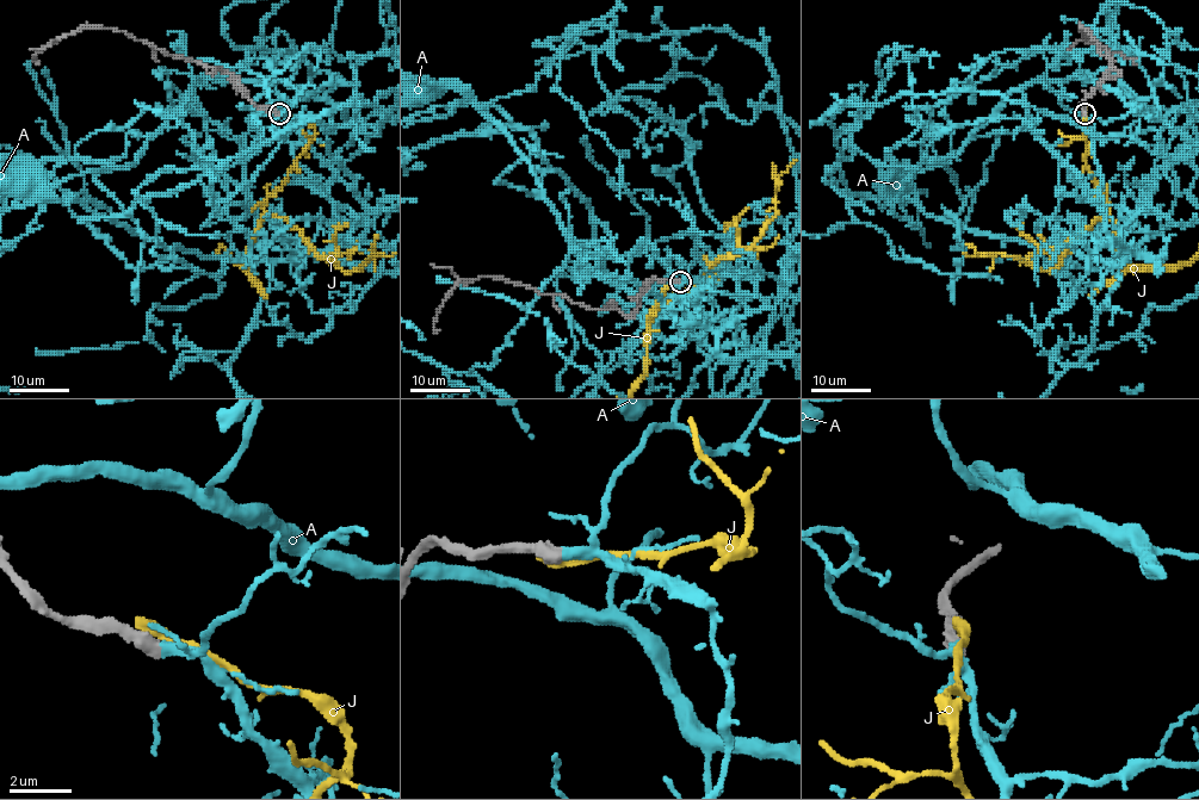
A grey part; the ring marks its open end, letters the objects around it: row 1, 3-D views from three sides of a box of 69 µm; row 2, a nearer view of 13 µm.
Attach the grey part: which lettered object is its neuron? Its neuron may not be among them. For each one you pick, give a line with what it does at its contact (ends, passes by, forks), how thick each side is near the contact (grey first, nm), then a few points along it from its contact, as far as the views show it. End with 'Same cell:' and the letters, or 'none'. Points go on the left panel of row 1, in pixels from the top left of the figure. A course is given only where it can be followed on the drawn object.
A: it passes by; calibres 500 and 280 nm; course (278, 112), (366, 209), (354, 239), (273, 261), (203, 256), (17, 181)
Same cell: A

